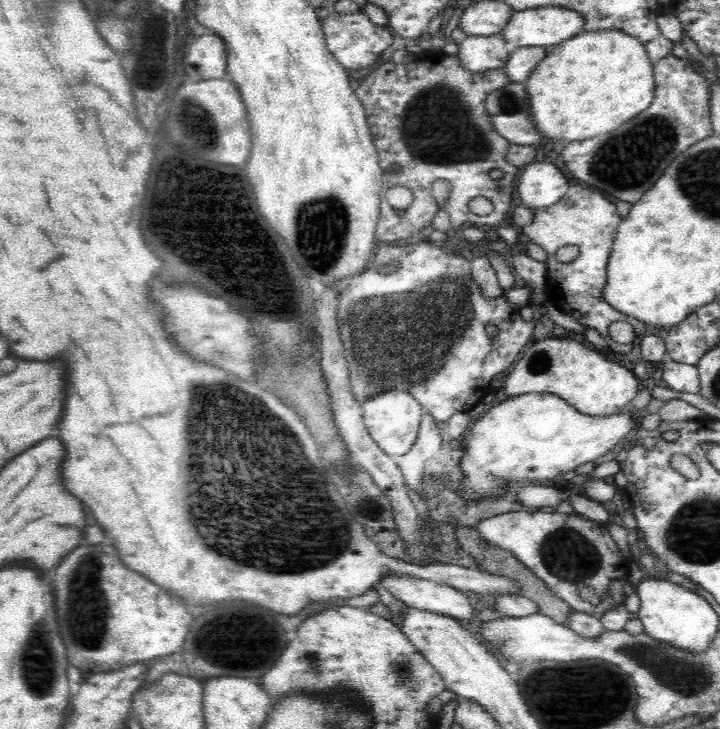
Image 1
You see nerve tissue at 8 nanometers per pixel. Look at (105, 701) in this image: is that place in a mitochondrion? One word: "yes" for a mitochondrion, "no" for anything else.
no

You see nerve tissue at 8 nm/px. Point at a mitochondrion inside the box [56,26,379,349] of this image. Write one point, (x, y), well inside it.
(111, 134)

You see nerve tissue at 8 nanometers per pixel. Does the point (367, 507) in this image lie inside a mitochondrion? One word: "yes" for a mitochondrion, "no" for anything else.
yes

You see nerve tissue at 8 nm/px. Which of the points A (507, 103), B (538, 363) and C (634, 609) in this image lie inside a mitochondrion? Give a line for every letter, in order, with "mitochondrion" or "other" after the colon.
A: mitochondrion
B: mitochondrion
C: other

